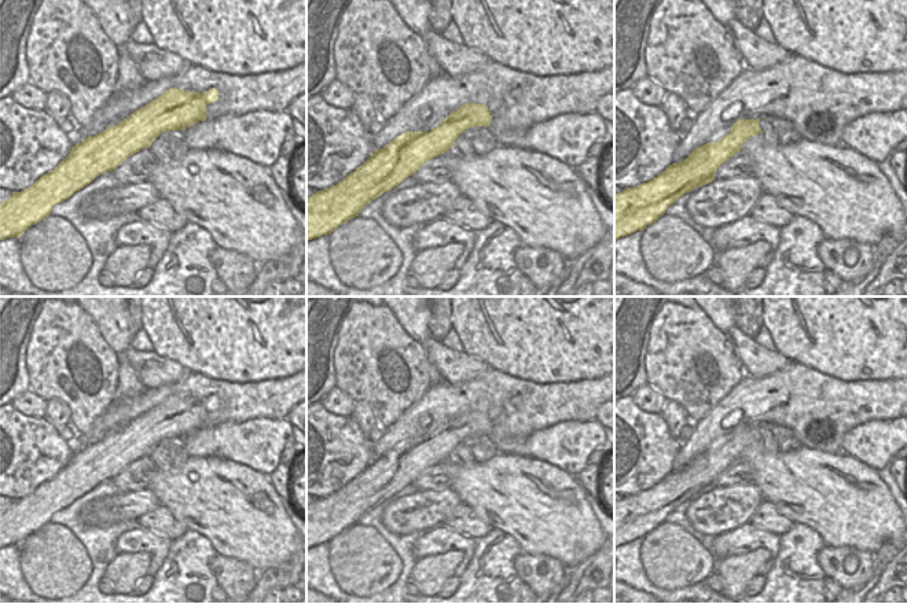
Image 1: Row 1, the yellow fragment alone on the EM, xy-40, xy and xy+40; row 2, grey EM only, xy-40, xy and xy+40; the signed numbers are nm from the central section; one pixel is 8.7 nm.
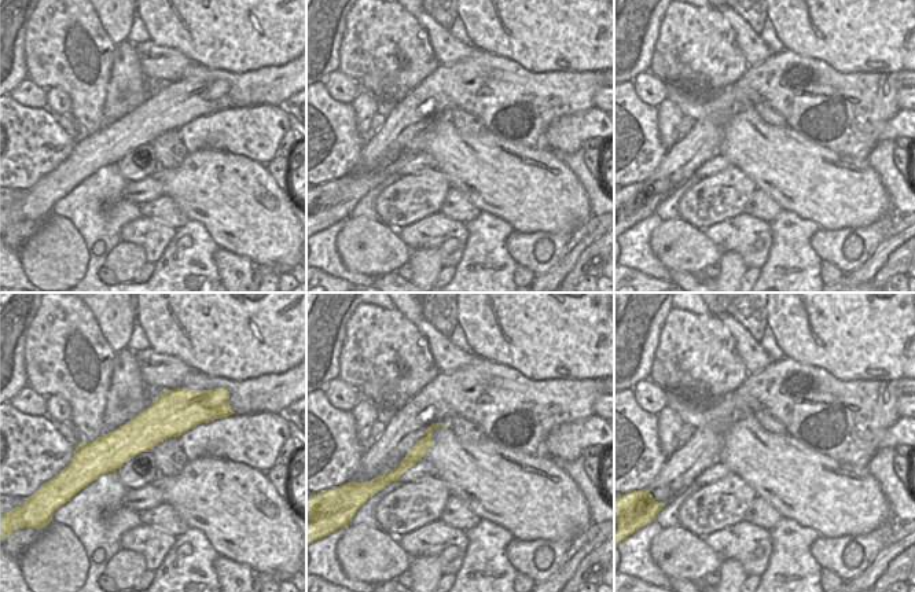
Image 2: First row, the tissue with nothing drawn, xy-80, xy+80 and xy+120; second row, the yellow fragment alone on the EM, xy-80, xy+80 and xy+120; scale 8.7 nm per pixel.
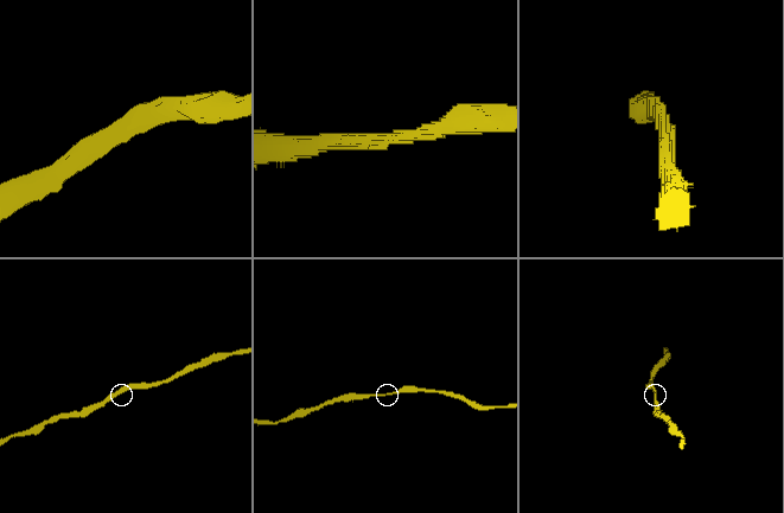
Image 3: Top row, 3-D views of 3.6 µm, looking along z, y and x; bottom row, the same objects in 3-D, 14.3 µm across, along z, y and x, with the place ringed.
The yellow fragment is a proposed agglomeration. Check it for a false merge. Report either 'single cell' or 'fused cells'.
single cell

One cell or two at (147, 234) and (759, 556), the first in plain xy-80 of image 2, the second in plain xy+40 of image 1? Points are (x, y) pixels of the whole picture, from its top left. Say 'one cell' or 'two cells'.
two cells

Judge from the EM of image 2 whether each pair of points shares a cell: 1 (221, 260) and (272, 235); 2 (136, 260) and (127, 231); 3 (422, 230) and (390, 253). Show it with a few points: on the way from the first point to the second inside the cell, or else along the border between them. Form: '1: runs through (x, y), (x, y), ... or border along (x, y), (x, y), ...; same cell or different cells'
1: border along (219, 247), (245, 254), (254, 265); different cells
2: border along (121, 239), (138, 243), (143, 249), (147, 261); different cells
3: border along (396, 234), (411, 249); different cells

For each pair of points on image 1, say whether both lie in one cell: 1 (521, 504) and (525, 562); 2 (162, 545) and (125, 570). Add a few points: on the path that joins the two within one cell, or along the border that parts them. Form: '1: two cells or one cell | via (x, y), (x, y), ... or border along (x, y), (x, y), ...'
1: two cells | border along (522, 551), (550, 555), (557, 559)
2: two cells | border along (117, 553), (146, 552), (150, 556), (147, 574)

